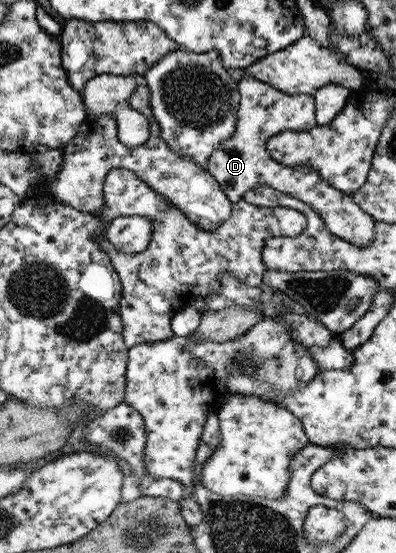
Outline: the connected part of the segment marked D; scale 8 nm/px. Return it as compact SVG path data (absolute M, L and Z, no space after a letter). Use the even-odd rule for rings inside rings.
M247 75L238 81L240 103L235 132L227 141L217 144L215 152L209 156L206 170L219 182L221 190L233 203L243 200L244 193L257 185L271 186L274 190L282 191L310 205L333 235L349 240L349 243L357 247L369 245L375 238L376 220L355 203L352 194L331 187L323 177L317 176L306 165L283 166L269 155L266 143L271 136L285 130L309 131L317 126L314 97L305 94L288 95L270 86L269 83L261 83L255 77Z

